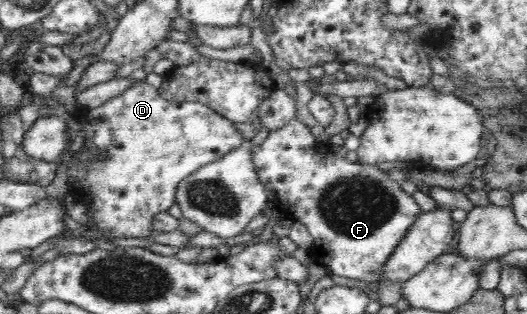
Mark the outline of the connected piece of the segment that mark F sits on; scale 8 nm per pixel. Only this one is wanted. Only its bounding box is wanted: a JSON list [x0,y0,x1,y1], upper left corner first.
[251,117,422,283]

